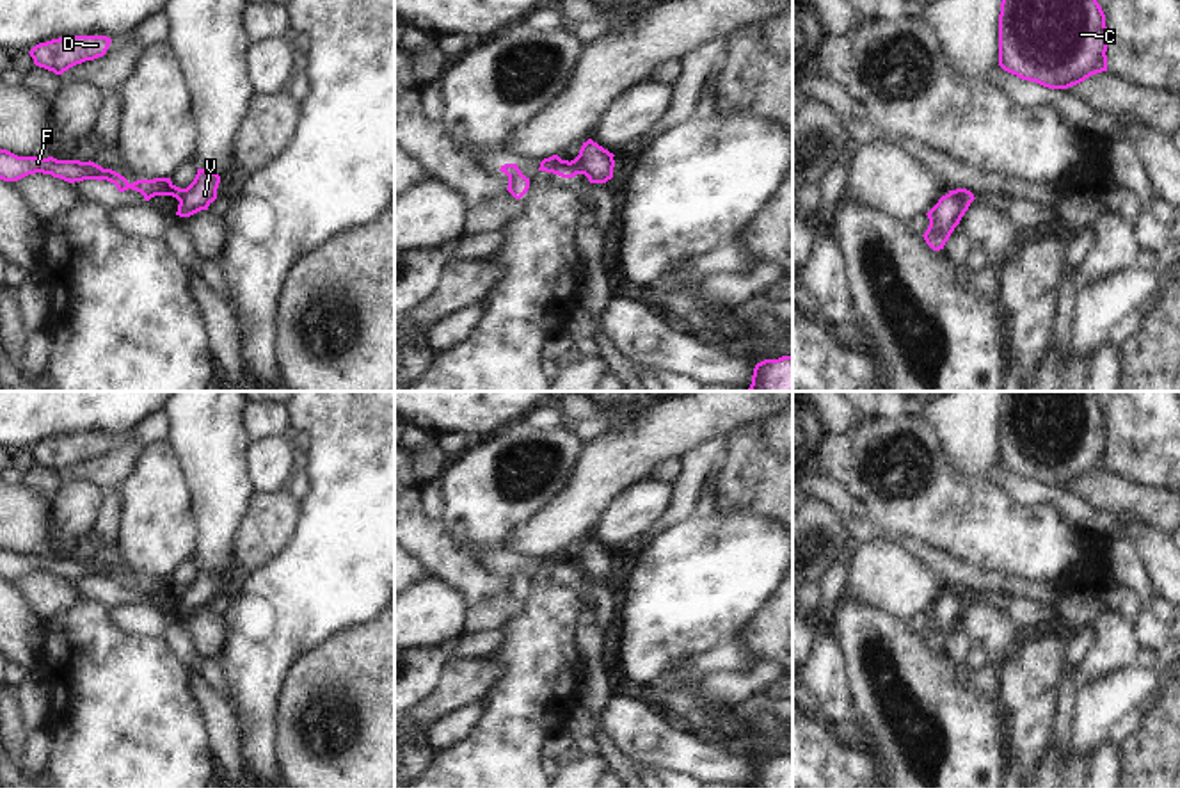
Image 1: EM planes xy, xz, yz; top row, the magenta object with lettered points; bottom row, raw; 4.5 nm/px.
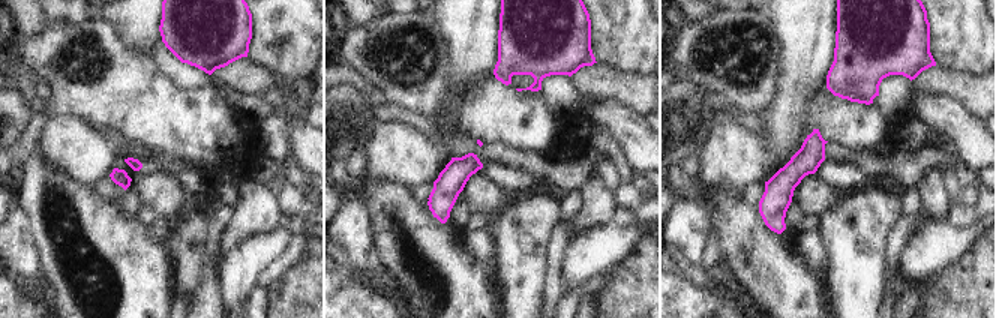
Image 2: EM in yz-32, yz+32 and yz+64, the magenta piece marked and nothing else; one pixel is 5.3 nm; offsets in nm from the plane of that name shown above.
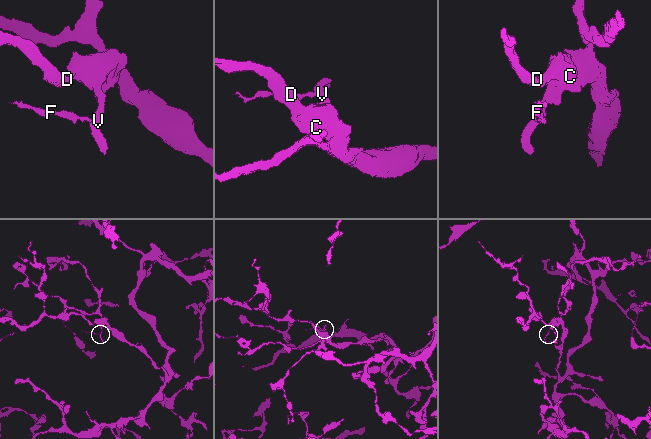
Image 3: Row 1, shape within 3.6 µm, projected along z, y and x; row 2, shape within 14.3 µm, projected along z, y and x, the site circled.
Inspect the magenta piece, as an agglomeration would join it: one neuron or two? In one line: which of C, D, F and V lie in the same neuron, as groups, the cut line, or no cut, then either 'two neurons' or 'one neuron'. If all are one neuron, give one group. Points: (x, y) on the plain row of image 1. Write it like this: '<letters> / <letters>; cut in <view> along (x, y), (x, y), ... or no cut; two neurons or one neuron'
C D V / F; cut in xz along (578, 554), (578, 564), (583, 571); two neurons

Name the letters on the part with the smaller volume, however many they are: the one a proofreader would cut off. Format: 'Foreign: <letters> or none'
Foreign: F

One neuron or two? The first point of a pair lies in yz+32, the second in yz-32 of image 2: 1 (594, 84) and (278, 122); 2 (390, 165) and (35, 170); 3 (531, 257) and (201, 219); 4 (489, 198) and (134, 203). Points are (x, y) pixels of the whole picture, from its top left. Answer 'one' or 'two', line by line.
1: two
2: two
3: one
4: two

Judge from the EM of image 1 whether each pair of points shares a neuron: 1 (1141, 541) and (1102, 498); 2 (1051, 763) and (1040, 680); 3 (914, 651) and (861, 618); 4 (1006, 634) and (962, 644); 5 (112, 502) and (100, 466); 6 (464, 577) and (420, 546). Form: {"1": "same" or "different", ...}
{"1": "different", "2": "different", "3": "same", "4": "different", "5": "different", "6": "same"}

